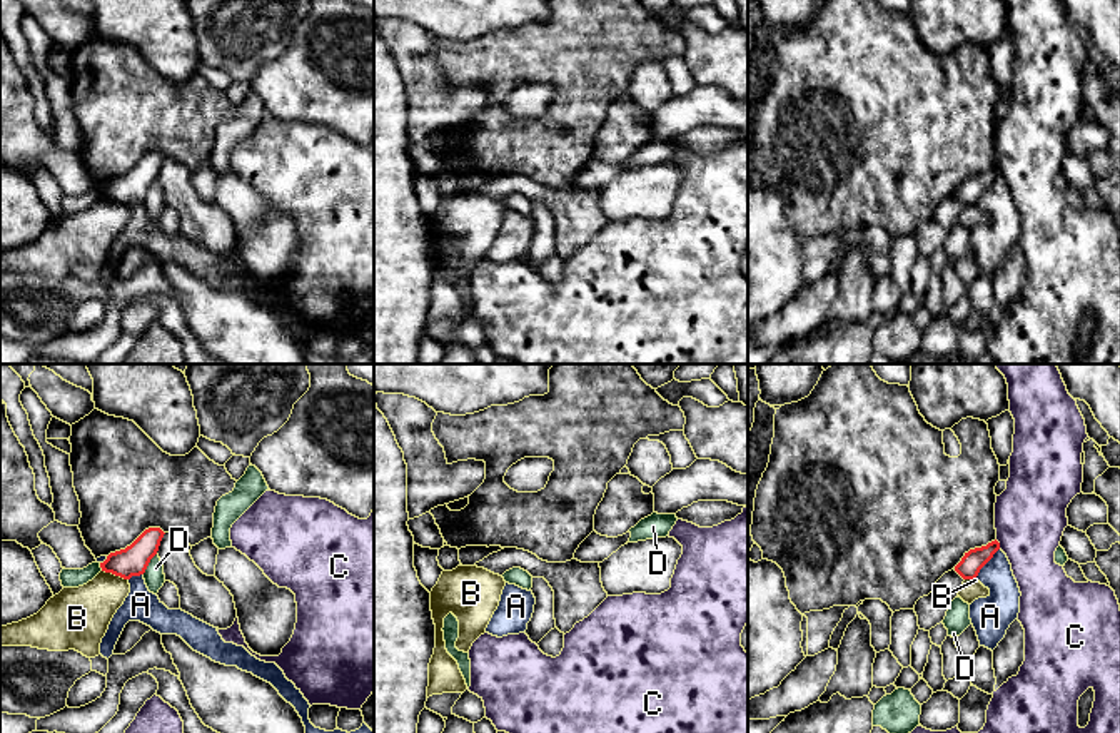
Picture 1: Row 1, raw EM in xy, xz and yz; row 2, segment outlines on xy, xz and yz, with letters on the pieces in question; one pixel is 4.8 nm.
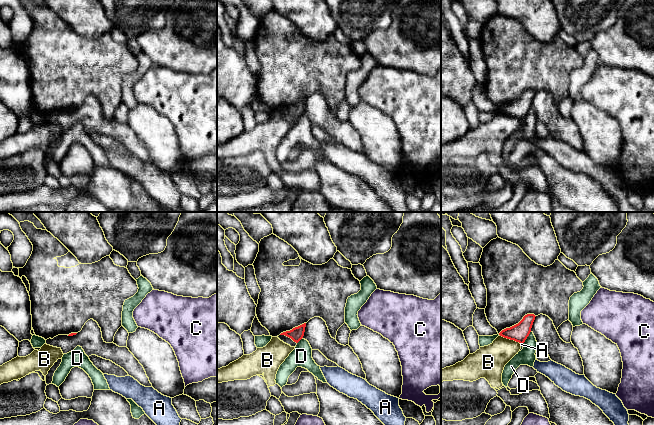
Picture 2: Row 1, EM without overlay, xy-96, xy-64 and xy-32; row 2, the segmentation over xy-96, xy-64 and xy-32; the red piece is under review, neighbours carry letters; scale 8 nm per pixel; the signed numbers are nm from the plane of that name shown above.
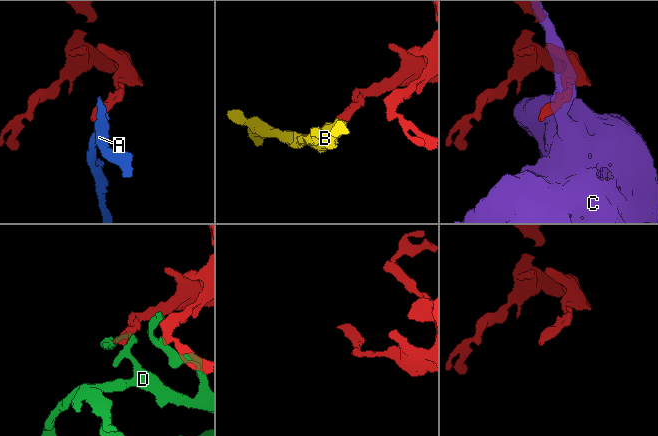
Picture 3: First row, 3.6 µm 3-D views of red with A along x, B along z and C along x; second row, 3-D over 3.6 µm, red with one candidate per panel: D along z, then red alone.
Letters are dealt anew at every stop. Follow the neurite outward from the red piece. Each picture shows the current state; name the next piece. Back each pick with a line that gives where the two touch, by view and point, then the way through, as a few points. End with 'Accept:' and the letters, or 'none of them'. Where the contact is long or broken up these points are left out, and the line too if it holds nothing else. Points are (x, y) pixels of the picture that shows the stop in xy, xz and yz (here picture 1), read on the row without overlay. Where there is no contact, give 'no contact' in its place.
Accept: none of them

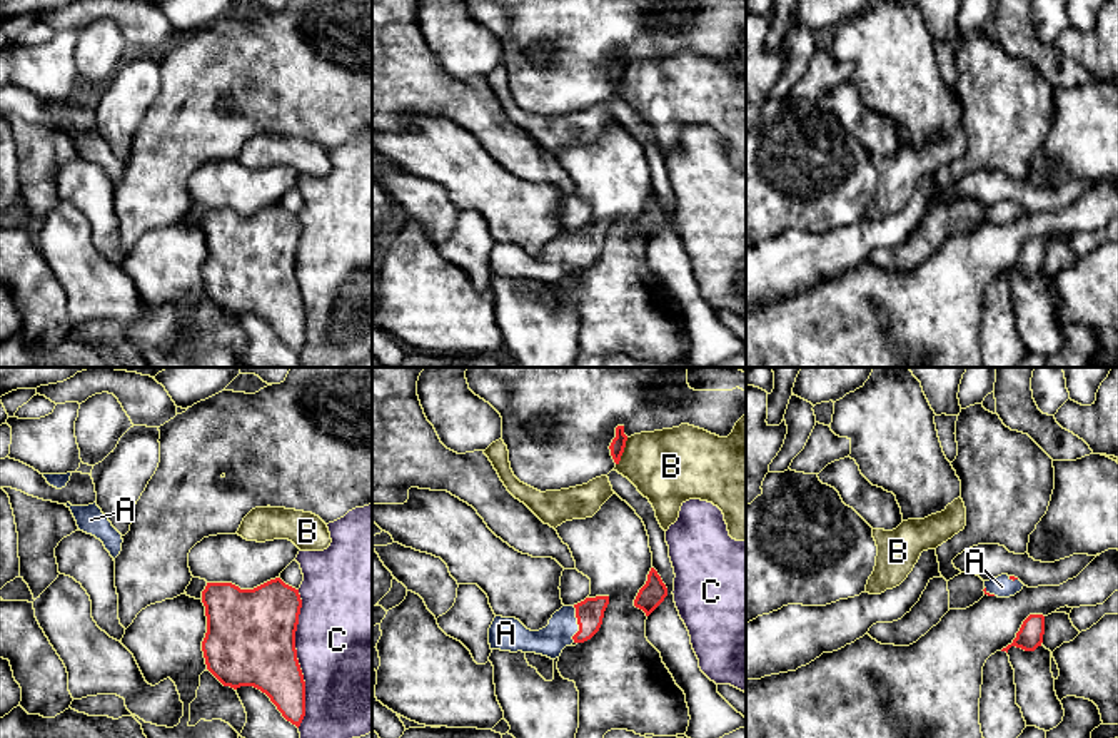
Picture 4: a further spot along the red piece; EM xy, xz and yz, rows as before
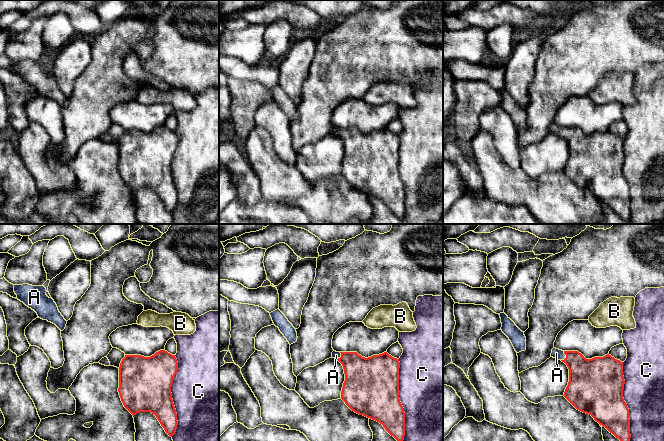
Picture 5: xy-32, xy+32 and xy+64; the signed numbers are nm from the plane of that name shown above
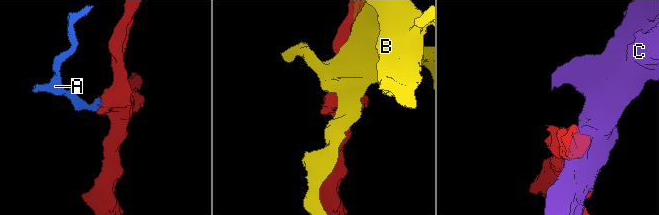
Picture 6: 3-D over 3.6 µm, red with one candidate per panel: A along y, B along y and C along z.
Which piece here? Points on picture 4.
A: meets red in xz at (578, 249); runs through xz (589, 239), (578, 249), (568, 251), (549, 267)
Accept: A

